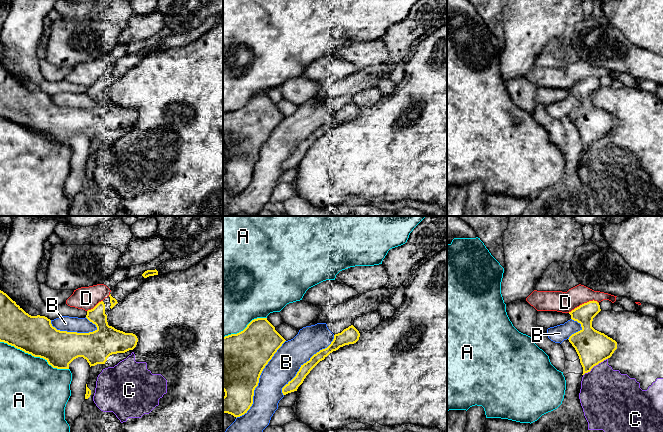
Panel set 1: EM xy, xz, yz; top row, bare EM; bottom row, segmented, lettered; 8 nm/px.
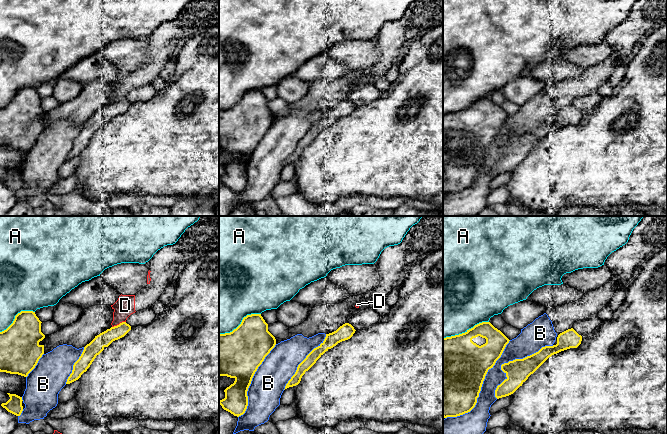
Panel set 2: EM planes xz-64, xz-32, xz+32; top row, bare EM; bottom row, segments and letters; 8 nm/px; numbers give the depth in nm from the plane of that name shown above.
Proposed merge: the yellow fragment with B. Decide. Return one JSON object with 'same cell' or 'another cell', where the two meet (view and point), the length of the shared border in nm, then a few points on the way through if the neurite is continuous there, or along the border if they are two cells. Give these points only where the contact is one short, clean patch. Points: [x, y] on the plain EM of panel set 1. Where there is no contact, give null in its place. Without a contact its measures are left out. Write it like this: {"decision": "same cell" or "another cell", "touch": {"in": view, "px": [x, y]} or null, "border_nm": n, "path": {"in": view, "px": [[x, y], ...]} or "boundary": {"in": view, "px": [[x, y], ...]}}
{"decision": "another cell", "touch": {"in": "xz", "px": [258, 157]}, "border_nm": 750}

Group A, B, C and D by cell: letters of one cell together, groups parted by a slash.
A / B / C / D

